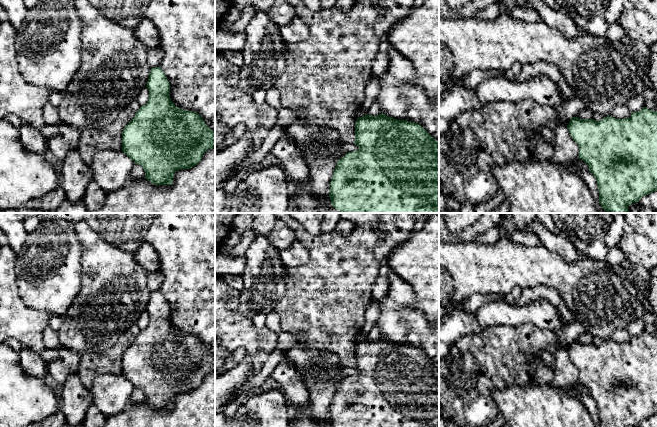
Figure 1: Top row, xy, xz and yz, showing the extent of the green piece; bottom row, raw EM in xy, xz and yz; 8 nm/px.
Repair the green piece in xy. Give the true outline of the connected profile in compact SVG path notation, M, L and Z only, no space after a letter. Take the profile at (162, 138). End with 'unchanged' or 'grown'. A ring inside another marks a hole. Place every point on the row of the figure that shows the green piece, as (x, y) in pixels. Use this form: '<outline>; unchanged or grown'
M160 67L151 68L146 87L149 90L147 103L140 107L133 119L124 127L122 132L122 151L141 165L145 178L155 185L171 185L174 174L181 169L189 169L197 165L203 154L215 148L215 131L209 128L203 118L197 113L176 107L170 98L170 83Z; unchanged

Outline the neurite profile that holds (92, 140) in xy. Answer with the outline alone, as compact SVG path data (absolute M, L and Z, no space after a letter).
M123 109L116 120L102 127L81 129L78 152L82 160L90 165L95 154L104 150L122 150L122 132L124 127L133 119L135 113Z

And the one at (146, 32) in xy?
M147 18L133 29L135 36L147 49L147 62L151 68L159 67L163 58L160 36L155 25Z

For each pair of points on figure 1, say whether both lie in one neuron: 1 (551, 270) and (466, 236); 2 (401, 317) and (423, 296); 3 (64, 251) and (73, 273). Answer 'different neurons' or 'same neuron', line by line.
1: different neurons
2: different neurons
3: same neuron

